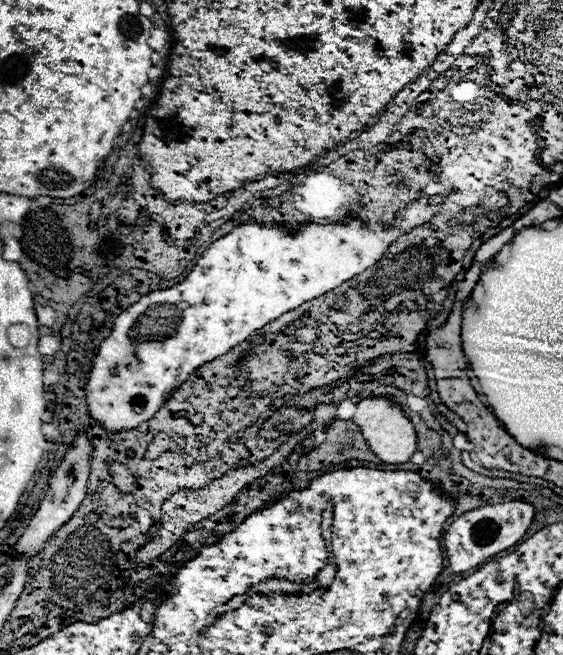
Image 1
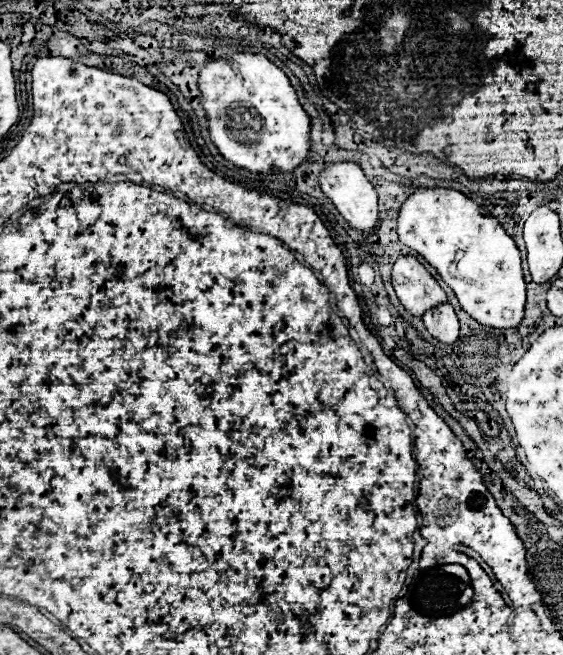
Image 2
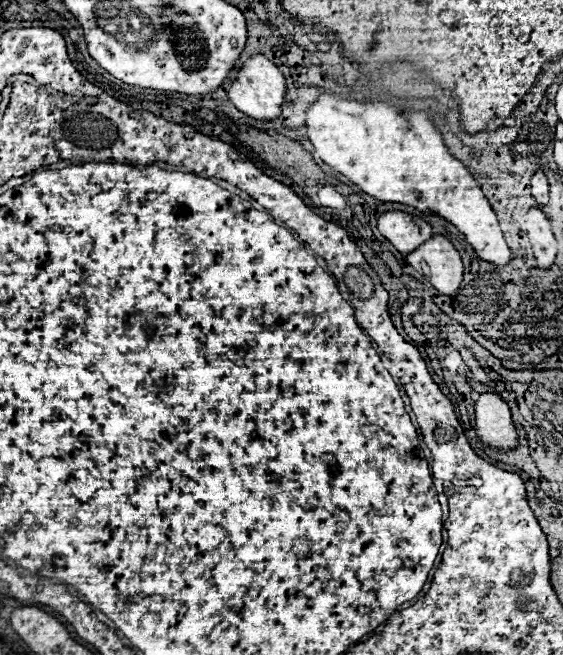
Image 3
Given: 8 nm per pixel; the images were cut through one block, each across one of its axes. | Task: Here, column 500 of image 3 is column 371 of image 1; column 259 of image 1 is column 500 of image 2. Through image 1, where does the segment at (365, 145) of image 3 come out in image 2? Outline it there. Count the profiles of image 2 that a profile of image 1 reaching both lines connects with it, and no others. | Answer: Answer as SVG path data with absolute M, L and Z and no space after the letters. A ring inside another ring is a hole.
M418 188L400 208L398 236L406 246L416 250L438 270L442 280L454 290L462 310L468 312L478 324L490 328L516 328L522 322L526 282L522 276L520 250L514 244L514 238L502 228L502 224L494 216L484 214L482 208L462 192L450 188Z

